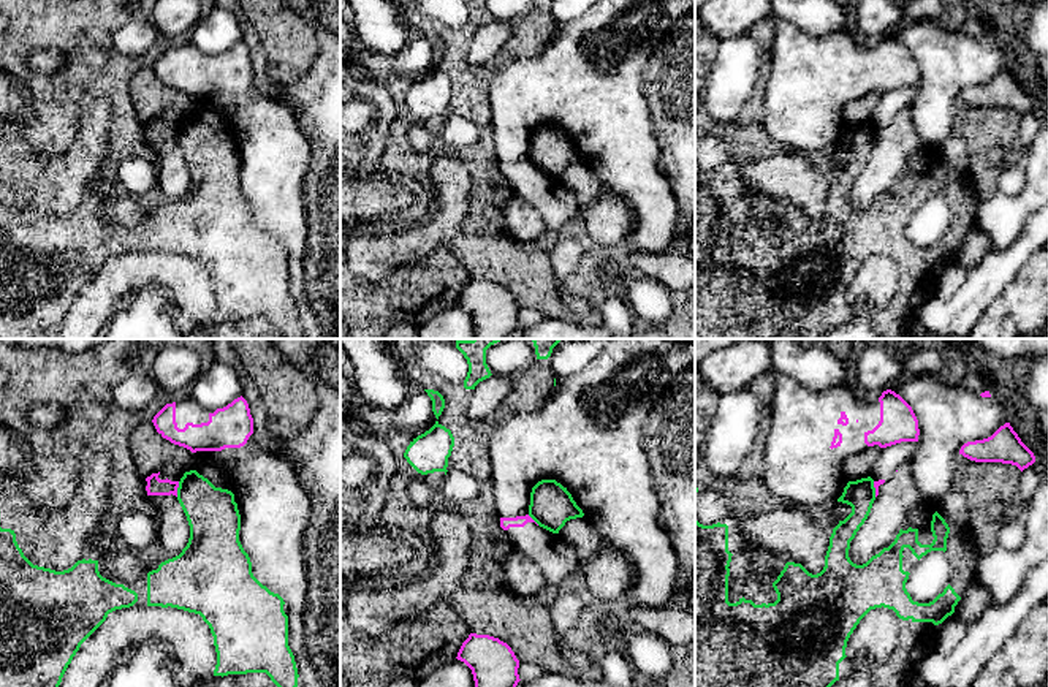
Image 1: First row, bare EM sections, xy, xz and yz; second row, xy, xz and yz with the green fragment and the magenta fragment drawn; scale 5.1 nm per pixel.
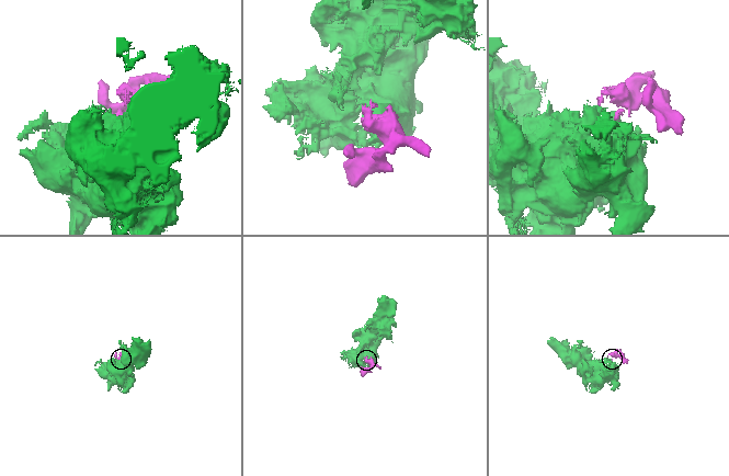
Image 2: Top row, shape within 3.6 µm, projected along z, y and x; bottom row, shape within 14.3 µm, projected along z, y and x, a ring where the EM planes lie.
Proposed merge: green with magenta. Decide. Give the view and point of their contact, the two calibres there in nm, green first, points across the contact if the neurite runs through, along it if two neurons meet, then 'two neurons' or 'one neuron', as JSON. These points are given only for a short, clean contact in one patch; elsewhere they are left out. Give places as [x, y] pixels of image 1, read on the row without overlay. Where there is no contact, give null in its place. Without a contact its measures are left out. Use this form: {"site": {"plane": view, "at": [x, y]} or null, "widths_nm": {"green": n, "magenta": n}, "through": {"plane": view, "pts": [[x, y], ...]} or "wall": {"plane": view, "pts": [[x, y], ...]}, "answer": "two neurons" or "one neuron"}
{"site": {"plane": "xy", "at": [178, 135]}, "widths_nm": {"green": 260, "magenta": 90}, "wall": {"plane": "xy", "pts": [[179, 127], [176, 141]]}, "answer": "two neurons"}

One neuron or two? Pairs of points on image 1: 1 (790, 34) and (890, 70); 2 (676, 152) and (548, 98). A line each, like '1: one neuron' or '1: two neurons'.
1: one neuron
2: two neurons

